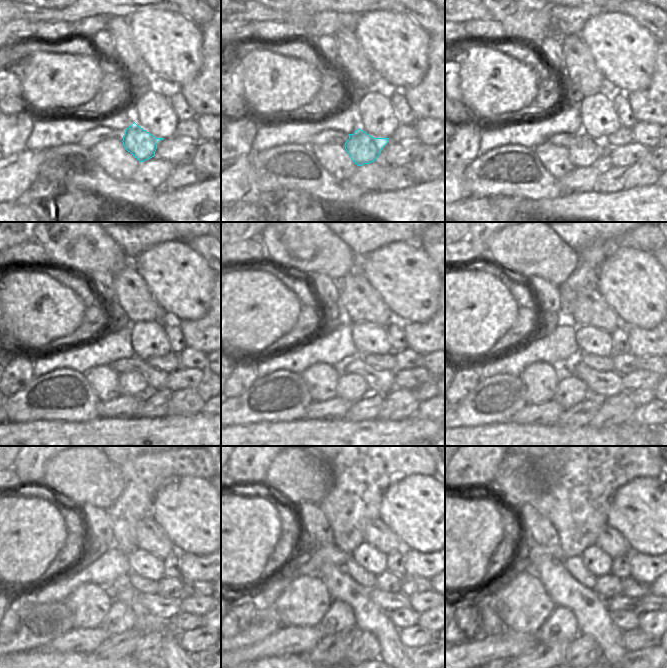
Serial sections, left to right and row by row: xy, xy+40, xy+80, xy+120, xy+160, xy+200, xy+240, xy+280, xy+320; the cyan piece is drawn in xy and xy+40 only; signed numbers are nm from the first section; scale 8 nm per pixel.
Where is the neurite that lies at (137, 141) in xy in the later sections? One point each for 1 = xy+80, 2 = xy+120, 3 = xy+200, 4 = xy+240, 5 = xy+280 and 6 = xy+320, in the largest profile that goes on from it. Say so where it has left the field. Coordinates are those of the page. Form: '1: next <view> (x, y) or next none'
1: next xy+80 (587, 152)
2: next xy+120 (130, 383)
3: next xy+200 (571, 390)
4: next xy+240 (121, 617)
5: next xy+280 (340, 618)
6: next xy+320 (561, 626)

